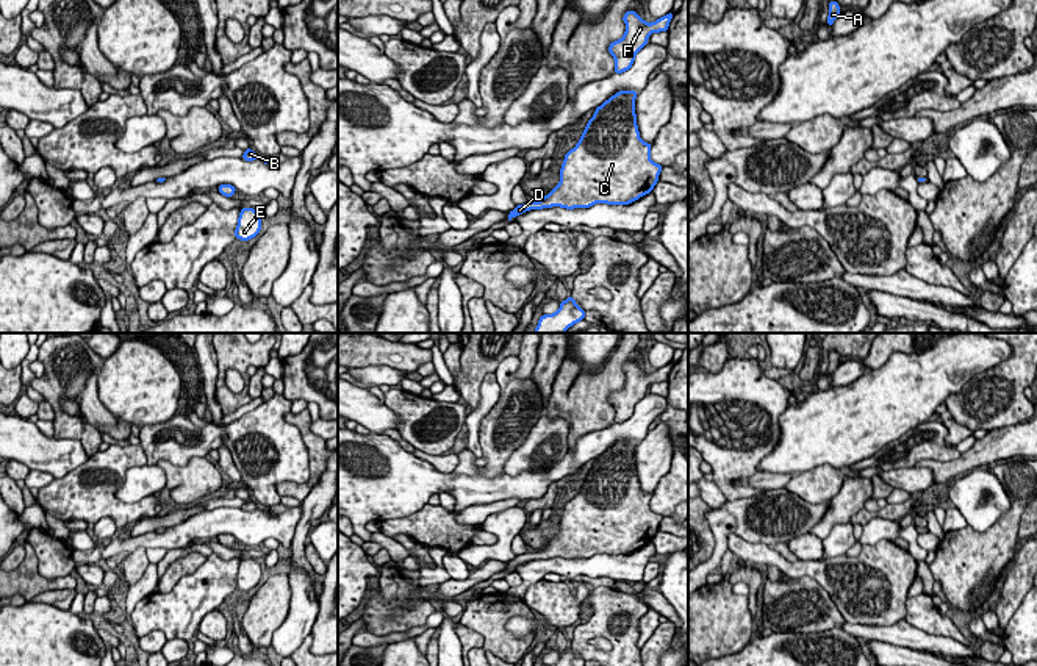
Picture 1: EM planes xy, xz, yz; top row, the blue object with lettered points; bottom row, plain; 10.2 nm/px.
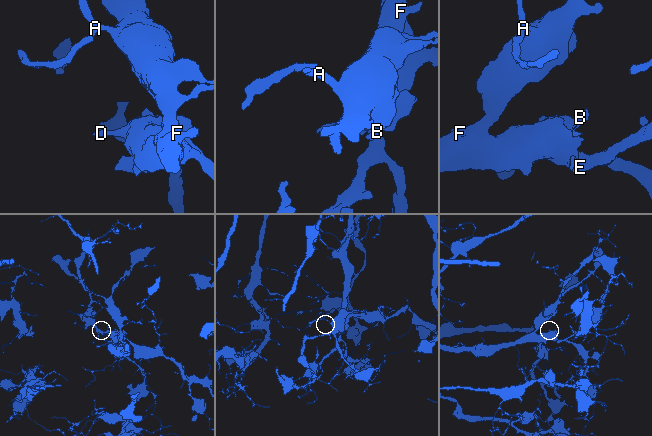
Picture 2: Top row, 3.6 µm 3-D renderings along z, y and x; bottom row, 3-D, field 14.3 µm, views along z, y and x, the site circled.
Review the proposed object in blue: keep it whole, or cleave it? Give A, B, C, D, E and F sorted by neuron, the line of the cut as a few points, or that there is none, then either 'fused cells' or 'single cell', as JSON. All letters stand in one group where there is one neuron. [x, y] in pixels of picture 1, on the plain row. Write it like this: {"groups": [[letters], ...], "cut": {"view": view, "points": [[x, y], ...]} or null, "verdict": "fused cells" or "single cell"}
{"groups": [["A", "B", "C", "D", "E", "F"]], "cut": null, "verdict": "single cell"}

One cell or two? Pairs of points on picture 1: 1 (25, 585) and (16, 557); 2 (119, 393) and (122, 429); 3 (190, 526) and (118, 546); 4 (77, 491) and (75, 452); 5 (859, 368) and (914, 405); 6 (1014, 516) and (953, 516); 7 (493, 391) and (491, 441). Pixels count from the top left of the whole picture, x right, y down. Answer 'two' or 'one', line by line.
1: two
2: two
3: one
4: two
5: one
6: two
7: two

